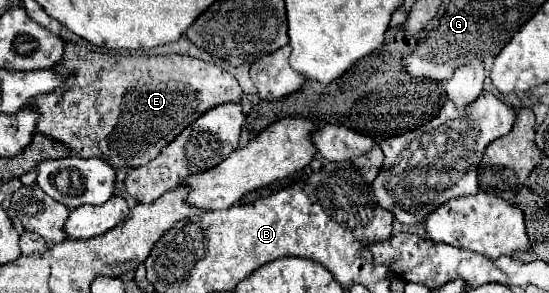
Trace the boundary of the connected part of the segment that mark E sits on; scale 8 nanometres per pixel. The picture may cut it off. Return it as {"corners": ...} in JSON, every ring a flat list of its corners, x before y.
{"corners":[[66,41,62,61,52,69,56,69,56,73,66,73,66,77,70,69,74,69,74,81,70,81,74,85,54,89,54,93,42,93,30,101,40,113,36,133,64,143,78,157,98,157,112,167,140,167,152,161,202,113,222,103,238,103,242,95,238,81,228,71,186,55,110,55]]}

